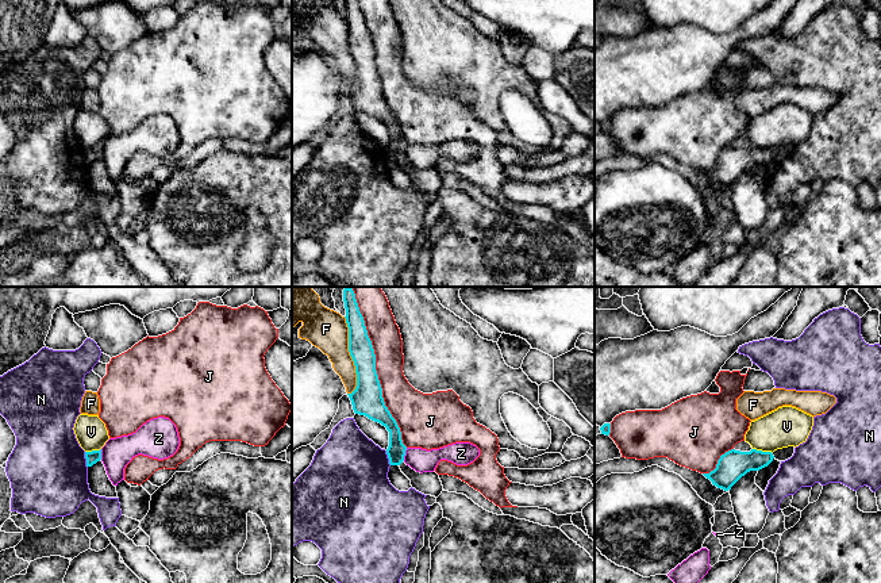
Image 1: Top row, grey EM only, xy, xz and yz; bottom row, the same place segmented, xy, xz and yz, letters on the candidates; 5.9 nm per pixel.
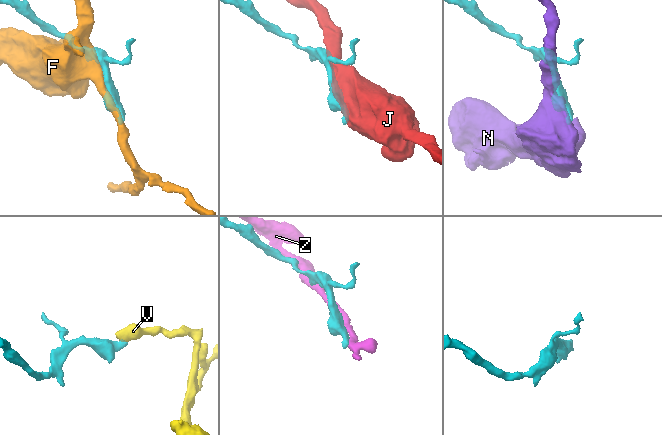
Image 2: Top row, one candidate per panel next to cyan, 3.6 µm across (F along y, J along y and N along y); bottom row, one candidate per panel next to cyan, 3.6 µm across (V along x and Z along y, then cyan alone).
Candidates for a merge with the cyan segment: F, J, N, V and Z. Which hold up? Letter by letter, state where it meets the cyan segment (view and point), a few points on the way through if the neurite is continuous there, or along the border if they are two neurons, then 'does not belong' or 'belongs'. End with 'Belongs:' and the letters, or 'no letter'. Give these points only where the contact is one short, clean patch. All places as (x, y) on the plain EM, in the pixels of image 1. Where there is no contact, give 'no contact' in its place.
F: contact xz (350, 52); does not belong
J: contact xz (377, 72); does not belong
N: contact xy (87, 157); does not belong
V: contact yz (761, 148); border yz (753, 145), (772, 150); does not belong
Z: contact xz (404, 152); border xz (407, 145), (403, 157); does not belong
Belongs: no letter

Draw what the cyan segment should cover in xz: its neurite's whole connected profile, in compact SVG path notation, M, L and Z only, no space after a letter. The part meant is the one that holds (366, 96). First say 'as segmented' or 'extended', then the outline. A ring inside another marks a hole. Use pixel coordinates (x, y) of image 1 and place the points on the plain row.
as segmented; M345 0L345 5L349 24L349 49L357 70L357 84L347 92L355 111L365 112L386 124L389 129L389 143L386 146L389 161L400 162L404 158L407 143L403 141L396 116L385 103L376 68L376 51L363 14L358 0Z

